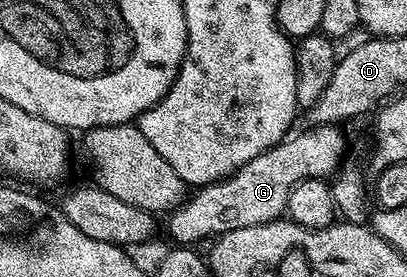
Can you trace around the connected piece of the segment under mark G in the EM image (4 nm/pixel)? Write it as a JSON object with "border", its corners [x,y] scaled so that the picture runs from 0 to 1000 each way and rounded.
{"border":[[[784,448],[754,466],[754,477],[735,491],[715,487],[678,531],[619,570],[619,585],[582,606],[568,635],[479,675],[415,769],[425,877],[437,888],[486,888],[494,866],[514,870],[550,838],[668,801],[700,769],[708,700],[730,664],[749,650],[818,639],[853,560],[850,491],[838,477],[843,466],[816,448]]]}

